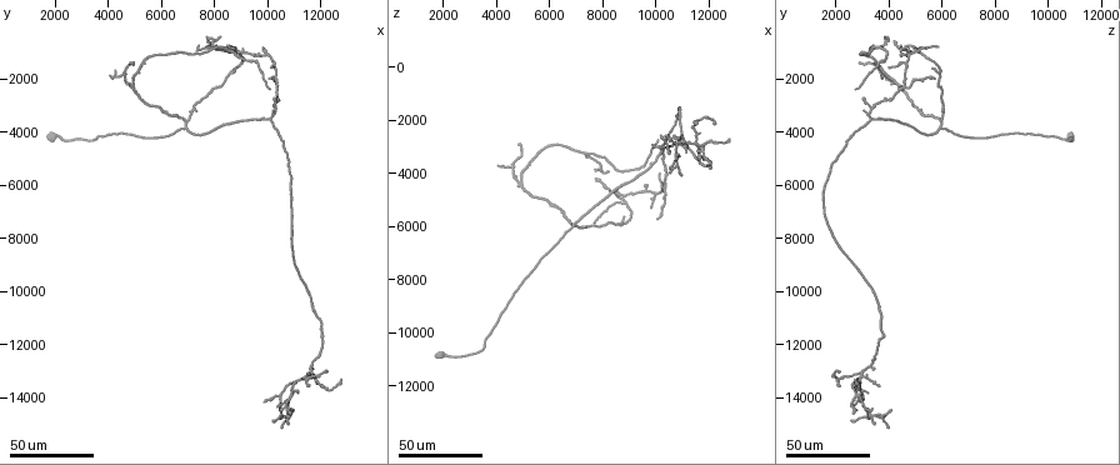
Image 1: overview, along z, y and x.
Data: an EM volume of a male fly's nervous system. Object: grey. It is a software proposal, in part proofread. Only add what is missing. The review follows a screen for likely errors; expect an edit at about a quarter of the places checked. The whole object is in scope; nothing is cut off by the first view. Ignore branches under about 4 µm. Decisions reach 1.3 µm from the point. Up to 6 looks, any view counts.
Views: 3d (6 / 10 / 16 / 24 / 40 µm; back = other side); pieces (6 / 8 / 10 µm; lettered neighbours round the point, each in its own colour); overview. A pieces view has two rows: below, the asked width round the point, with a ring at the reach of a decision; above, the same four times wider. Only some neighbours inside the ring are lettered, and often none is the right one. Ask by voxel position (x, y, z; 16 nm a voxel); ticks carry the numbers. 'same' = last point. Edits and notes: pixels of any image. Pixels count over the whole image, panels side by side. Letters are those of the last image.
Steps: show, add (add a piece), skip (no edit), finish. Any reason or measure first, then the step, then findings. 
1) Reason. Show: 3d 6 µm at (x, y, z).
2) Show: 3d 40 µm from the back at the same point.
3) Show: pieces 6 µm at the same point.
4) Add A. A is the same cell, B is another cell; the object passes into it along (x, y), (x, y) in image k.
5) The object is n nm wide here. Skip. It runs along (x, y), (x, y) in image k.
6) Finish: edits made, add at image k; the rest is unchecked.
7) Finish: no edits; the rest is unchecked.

Branch stops here. Show: 3d 24 µm at (11000, 14500, 4000).

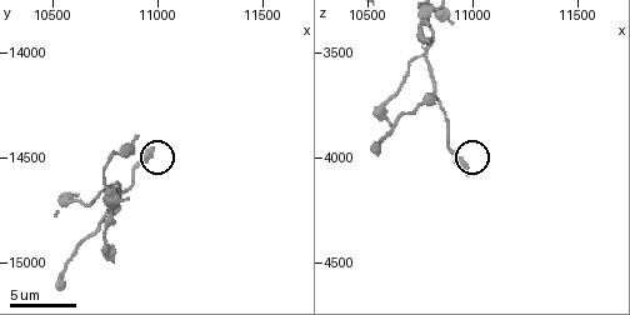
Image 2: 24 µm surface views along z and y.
Show: pieces 8 µm at (10970, 14460, 4060).

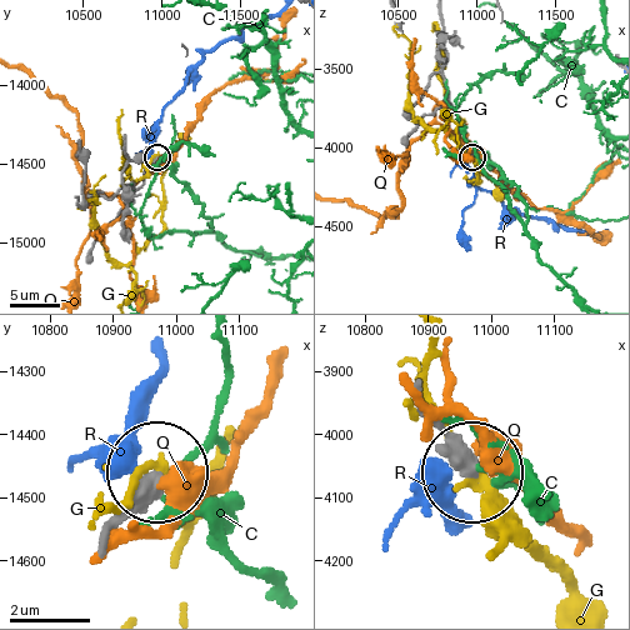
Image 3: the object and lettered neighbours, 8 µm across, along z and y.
Skip. C, G, Q and R are other cells; it runs along (413, 396), (470, 474) in image 3; no lettered piece goes on from it.

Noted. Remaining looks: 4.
Long arm stops here. Show: 3d 6 µm at (10530, 15130, 3980).

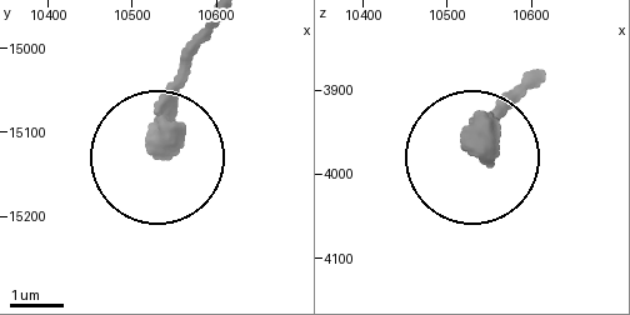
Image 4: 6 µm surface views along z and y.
What lies round it. Show: pieces 6 µm at (10545, 15115, 3975).

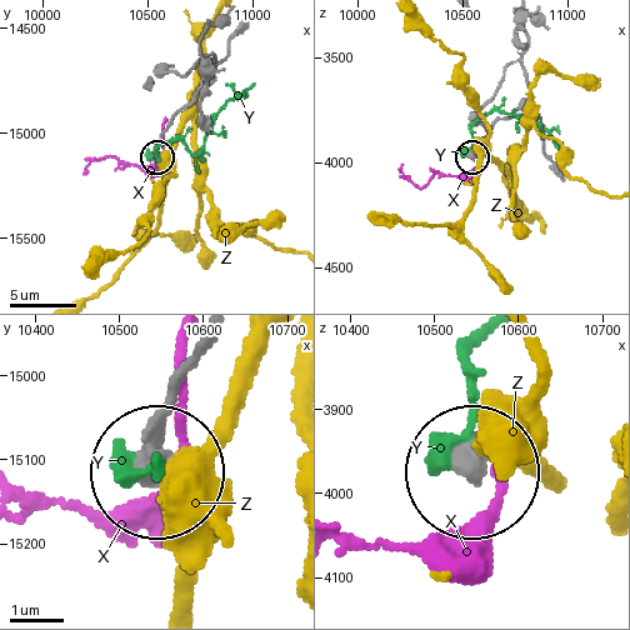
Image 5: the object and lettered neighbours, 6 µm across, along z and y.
Skip. X, Y and Z are other cells; no lettered piece goes on from it.

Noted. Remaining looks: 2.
End of a long branch. Show: 3d 24 µm at (7700, 800, 5800).

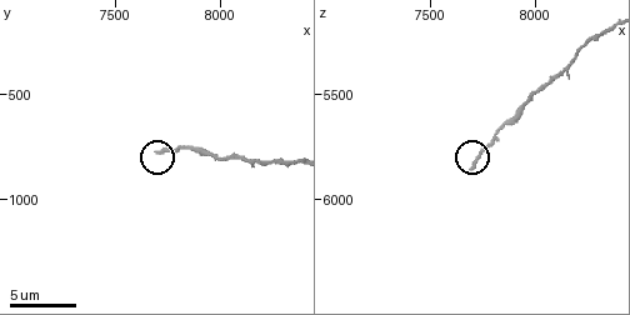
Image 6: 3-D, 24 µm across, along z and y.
See the neighbours. Show: pieces 8 µm at (7700, 770, 5850).

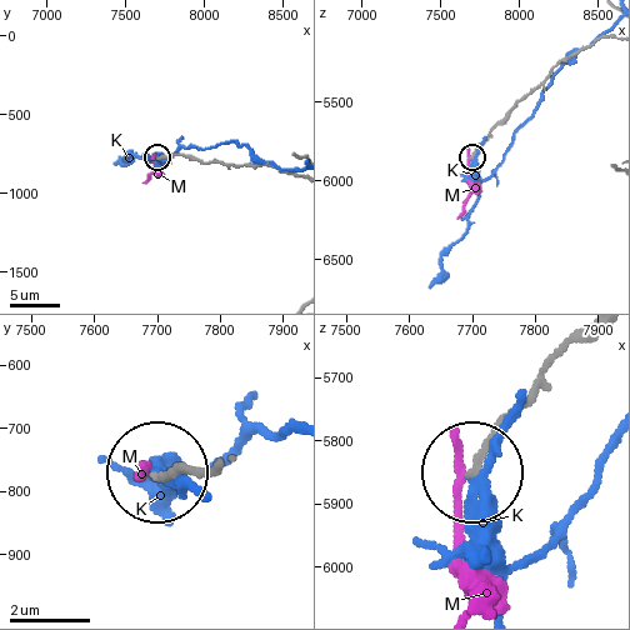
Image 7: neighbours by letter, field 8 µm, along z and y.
The object is 180 nm wide here. Skip. K and M are other cells; it runs along (609, 38), (596, 39), (561, 60), (511, 108), (474, 155) in image 7; none of them fits.

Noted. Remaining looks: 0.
Finish: no edits; the rest is unchecked.

